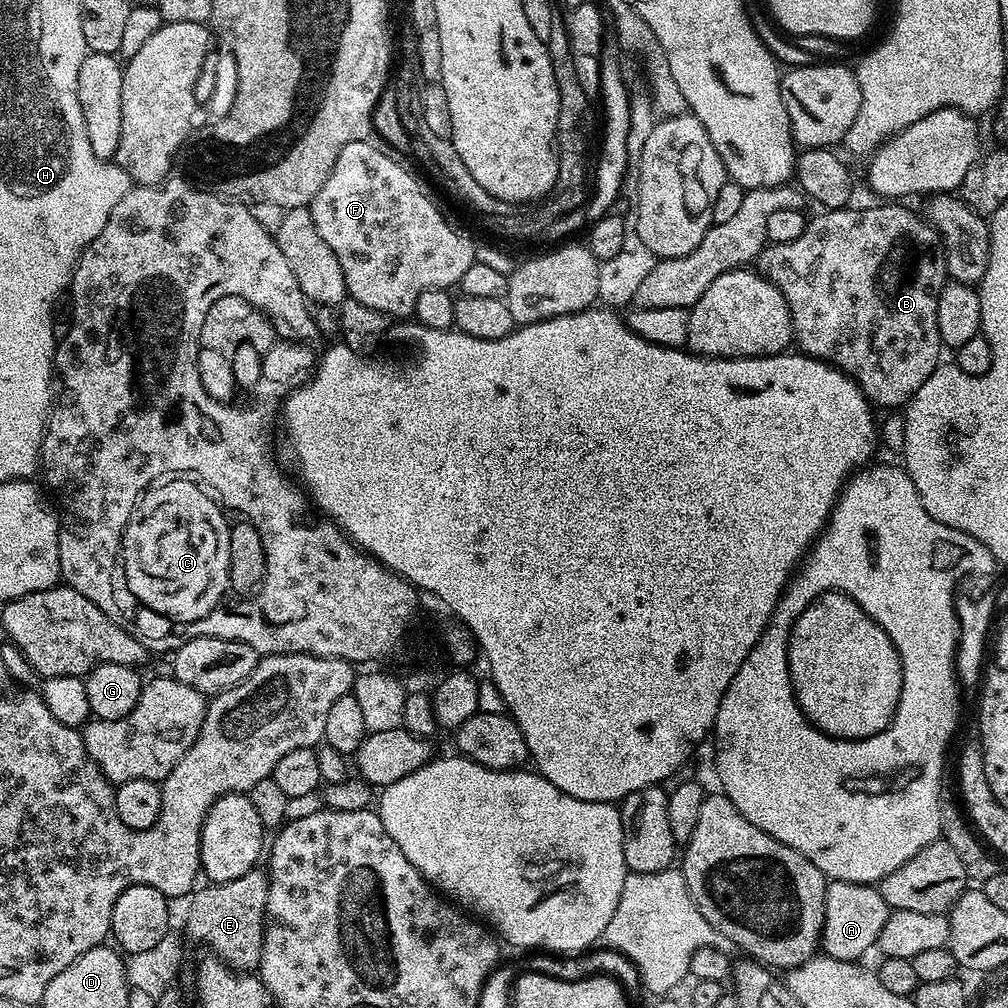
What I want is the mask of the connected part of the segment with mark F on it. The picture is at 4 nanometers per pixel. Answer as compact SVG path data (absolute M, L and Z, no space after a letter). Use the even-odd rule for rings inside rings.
M366 139L342 146L342 154L338 154L330 178L326 178L322 190L312 199L310 211L318 234L322 234L326 246L330 246L330 250L338 254L338 262L342 262L349 297L362 302L362 306L385 312L390 318L408 318L415 313L422 290L451 289L459 285L462 274L477 263L478 256L471 238L463 236L440 213L439 206L424 193L423 186L396 161L399 159L383 147L375 148L372 143L371 139Z

